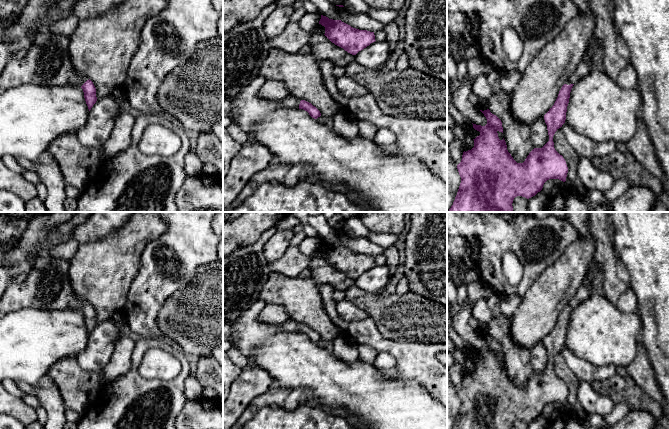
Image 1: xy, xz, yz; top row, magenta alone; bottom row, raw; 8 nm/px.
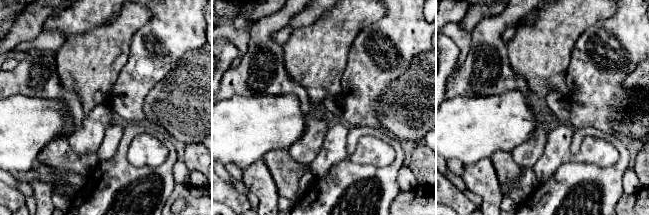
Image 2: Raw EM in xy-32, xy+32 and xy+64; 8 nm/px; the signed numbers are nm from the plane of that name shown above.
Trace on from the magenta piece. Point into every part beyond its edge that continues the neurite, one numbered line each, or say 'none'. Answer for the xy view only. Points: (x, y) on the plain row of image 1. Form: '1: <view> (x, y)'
1: xy (47, 287)

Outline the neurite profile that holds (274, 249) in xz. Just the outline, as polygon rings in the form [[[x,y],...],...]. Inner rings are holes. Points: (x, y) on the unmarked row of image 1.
[[[293,229],[276,232],[265,244],[263,255],[268,263],[272,263],[283,257],[290,246],[290,241],[295,235]]]

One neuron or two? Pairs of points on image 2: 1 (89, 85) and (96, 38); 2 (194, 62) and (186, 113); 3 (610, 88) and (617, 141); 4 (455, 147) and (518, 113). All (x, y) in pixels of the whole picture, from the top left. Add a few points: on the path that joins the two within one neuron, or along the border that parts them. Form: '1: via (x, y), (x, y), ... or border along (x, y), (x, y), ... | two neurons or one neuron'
1: via (90, 73), (90, 63), (96, 57), (96, 50) | one neuron
2: via (194, 75), (193, 100) | one neuron
3: border along (594, 127), (617, 135) | two neurons
4: via (471, 131), (475, 127), (484, 124), (502, 121) | one neuron

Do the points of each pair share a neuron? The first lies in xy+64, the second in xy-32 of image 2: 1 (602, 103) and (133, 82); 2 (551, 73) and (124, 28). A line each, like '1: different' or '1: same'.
1: same
2: same

